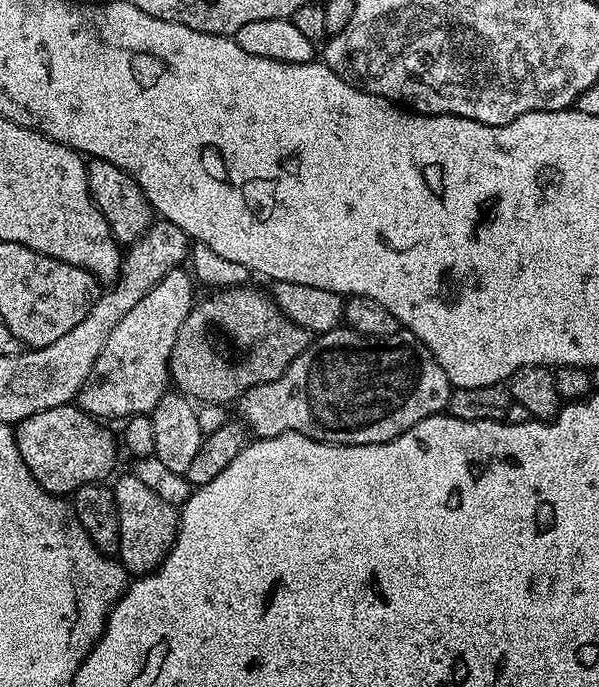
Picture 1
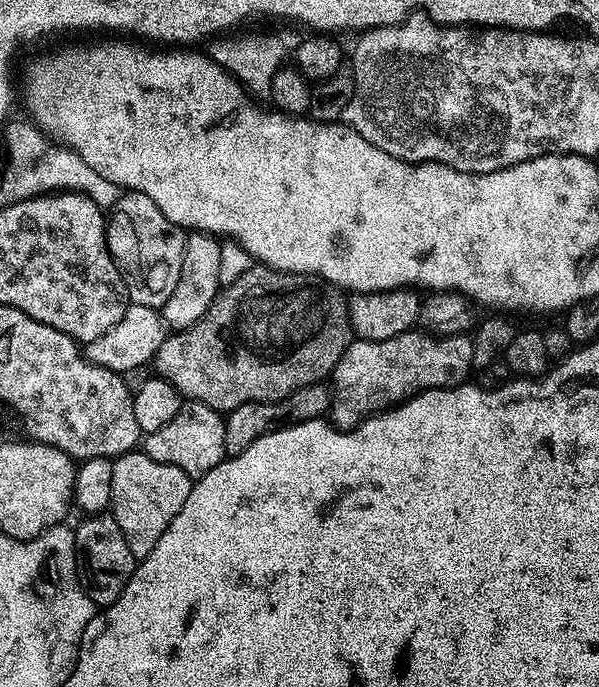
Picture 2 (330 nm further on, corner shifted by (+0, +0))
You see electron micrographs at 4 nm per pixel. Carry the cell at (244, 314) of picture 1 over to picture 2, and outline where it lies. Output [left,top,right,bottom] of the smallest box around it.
[154,266,353,414]

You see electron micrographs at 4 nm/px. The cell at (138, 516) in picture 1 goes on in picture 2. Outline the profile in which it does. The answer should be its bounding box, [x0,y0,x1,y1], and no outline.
[110,450,194,561]

